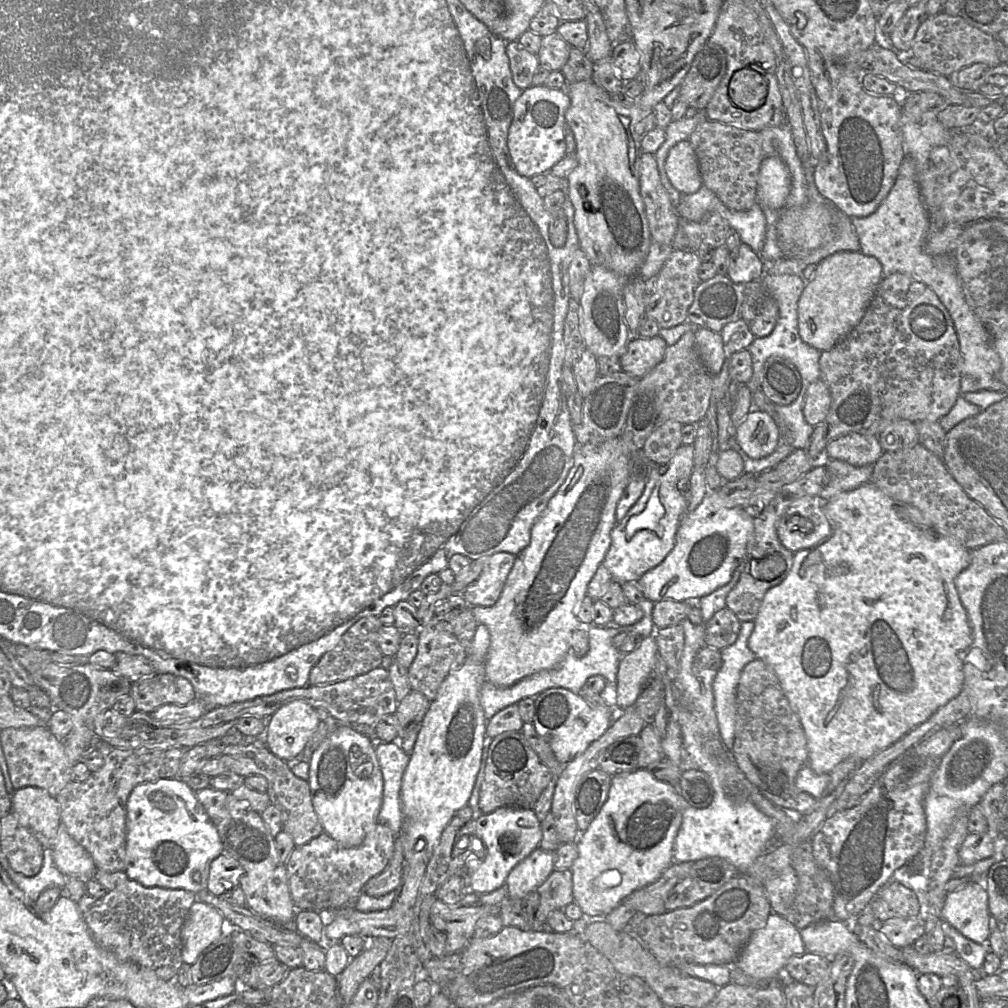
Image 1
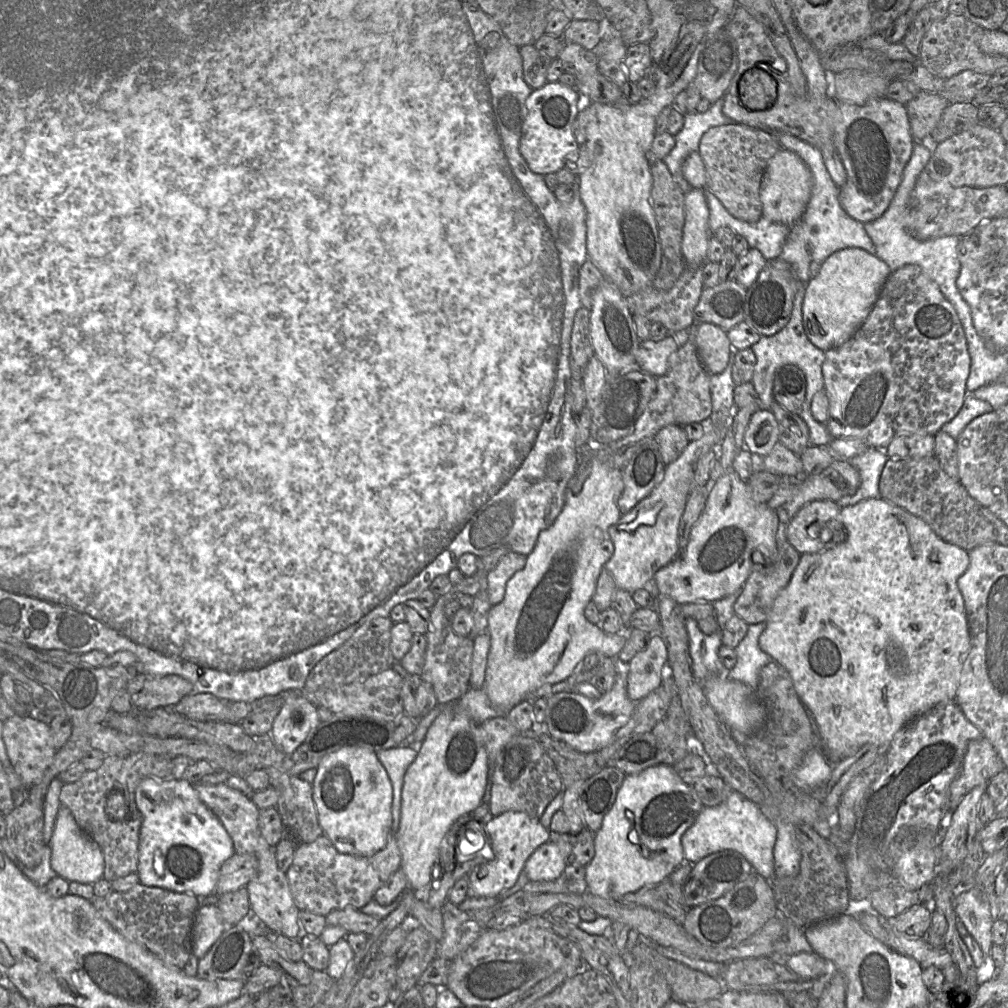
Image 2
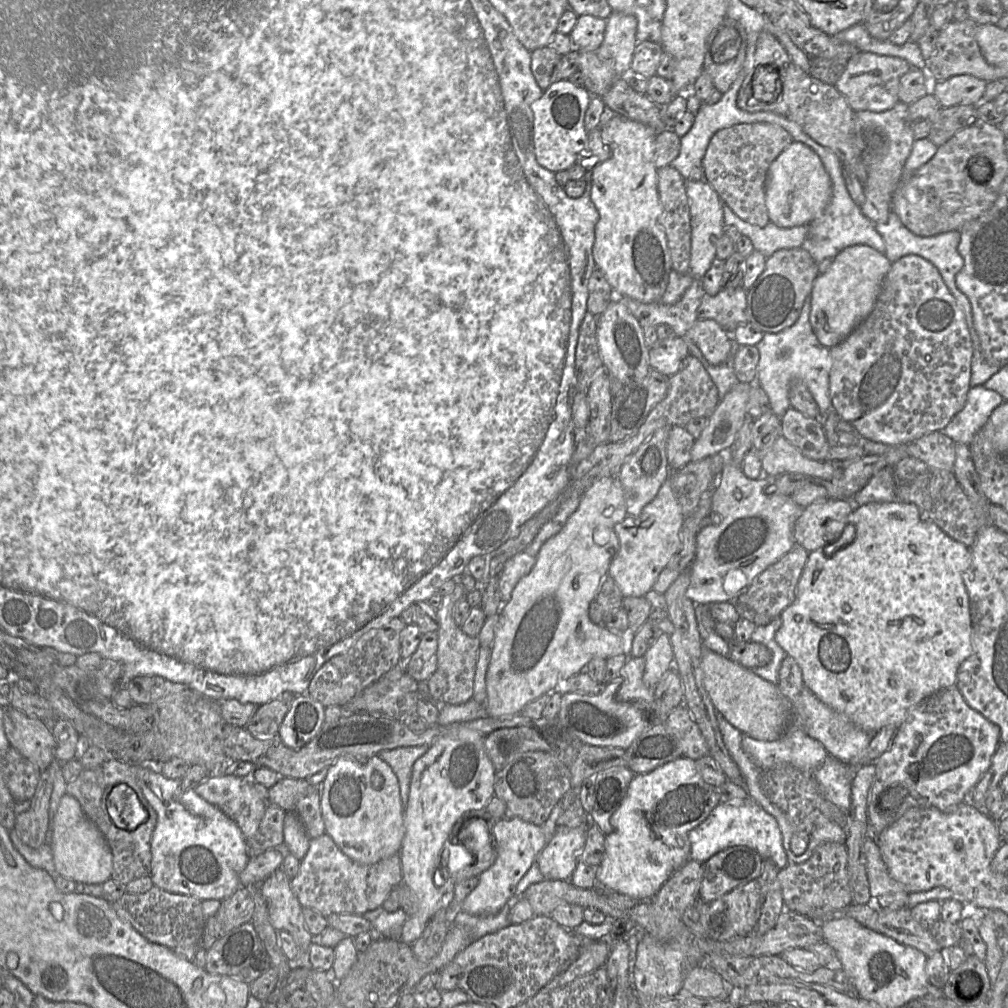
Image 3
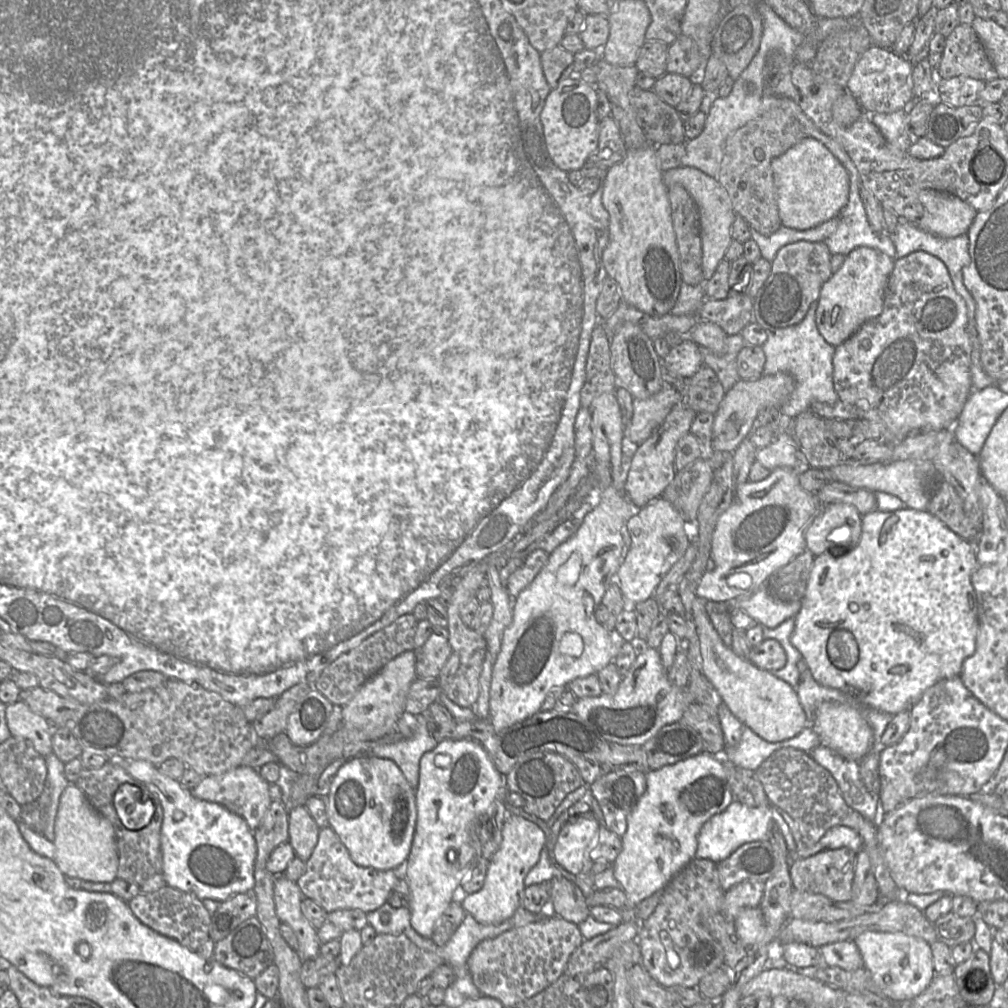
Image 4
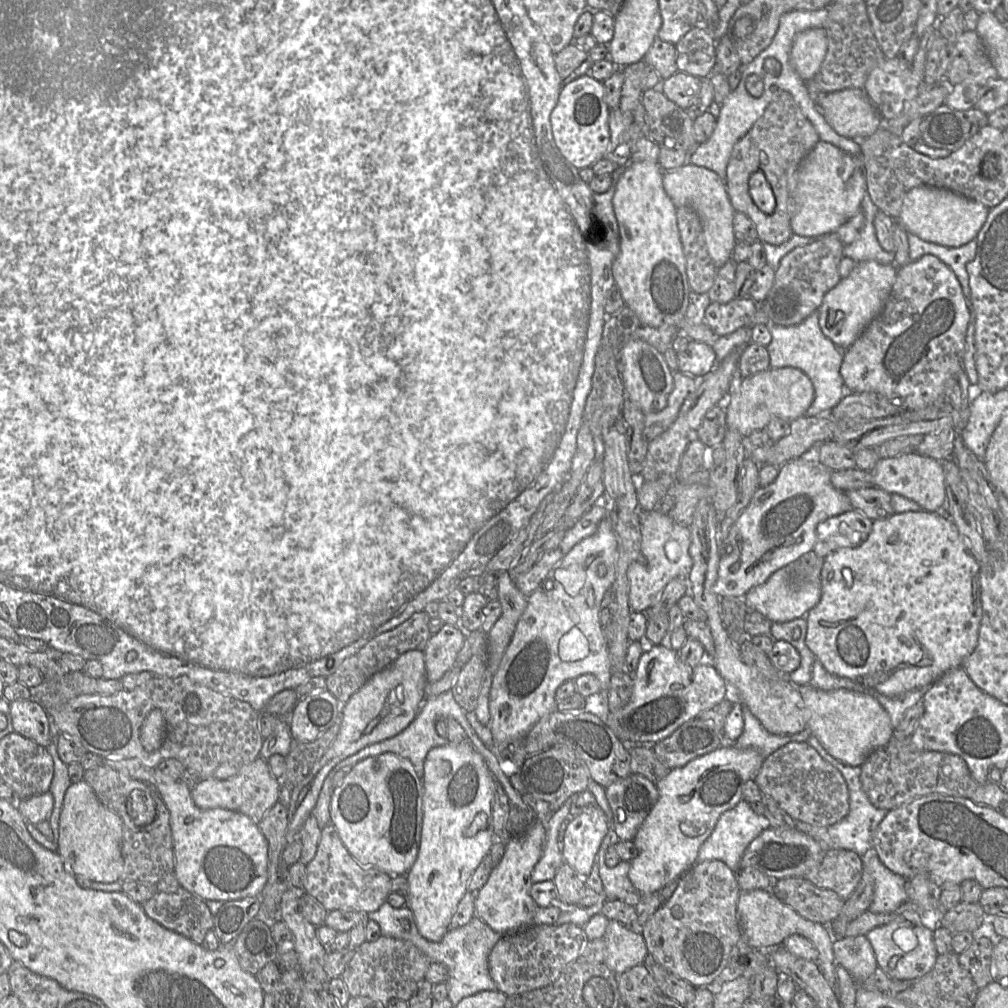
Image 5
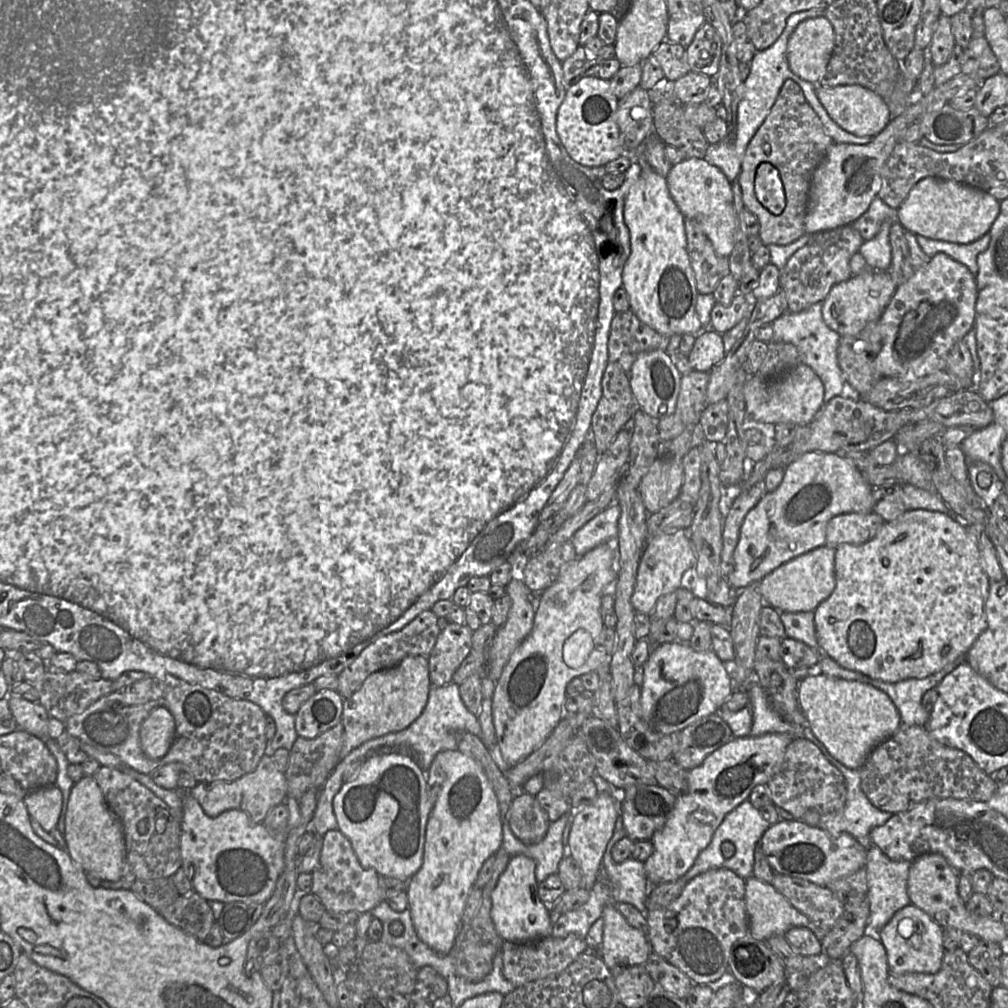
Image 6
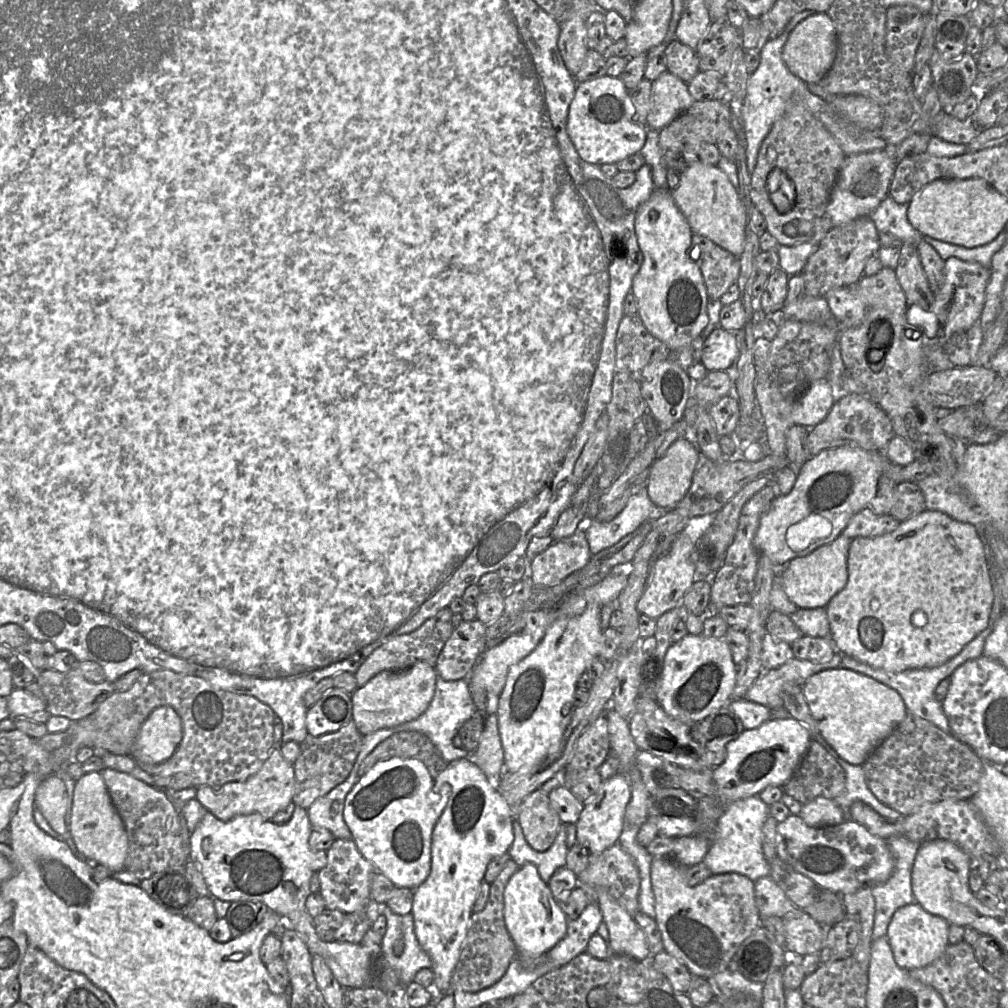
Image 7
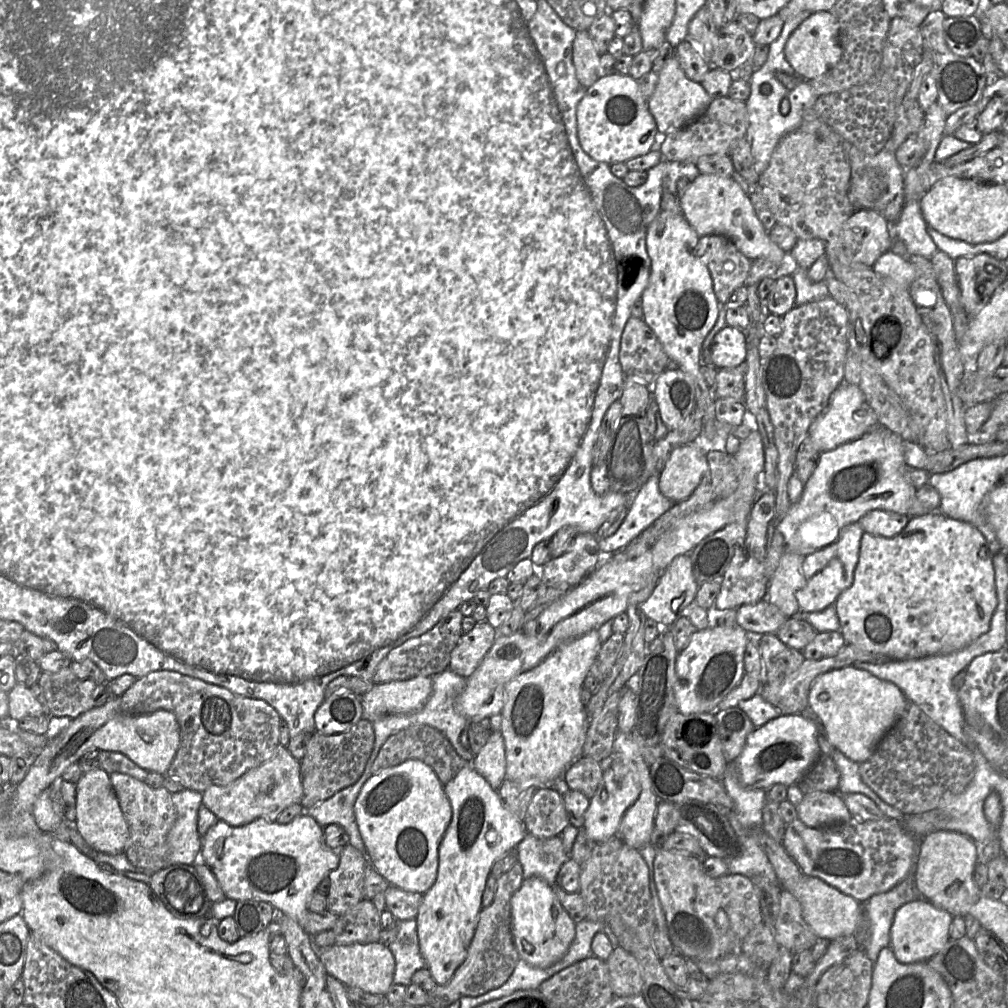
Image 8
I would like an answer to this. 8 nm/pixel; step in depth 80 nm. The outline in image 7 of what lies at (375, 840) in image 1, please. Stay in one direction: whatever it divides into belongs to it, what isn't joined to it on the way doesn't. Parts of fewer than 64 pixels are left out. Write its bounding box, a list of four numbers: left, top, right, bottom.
[316,839,376,914]

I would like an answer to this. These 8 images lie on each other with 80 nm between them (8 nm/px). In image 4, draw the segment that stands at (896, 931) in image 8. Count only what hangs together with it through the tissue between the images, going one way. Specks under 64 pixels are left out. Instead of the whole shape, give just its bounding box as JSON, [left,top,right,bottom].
[854,932,935,1001]

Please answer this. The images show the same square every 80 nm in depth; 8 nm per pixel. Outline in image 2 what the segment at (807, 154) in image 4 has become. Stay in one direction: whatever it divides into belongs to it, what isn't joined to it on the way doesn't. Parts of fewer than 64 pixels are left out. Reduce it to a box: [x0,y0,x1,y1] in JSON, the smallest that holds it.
[760,148,812,226]

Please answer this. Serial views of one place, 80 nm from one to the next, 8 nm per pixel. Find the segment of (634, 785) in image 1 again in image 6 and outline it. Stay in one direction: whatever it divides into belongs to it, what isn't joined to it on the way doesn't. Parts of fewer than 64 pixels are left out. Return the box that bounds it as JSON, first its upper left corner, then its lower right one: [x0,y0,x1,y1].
[644,733,794,886]

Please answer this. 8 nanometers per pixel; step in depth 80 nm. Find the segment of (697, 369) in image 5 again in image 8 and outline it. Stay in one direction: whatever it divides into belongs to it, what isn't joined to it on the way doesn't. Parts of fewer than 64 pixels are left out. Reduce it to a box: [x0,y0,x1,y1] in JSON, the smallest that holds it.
[711,326,747,369]

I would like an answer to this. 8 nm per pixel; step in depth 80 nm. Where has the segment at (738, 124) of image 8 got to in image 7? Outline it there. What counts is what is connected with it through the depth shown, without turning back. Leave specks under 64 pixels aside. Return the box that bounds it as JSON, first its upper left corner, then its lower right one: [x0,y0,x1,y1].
[659,99,730,154]

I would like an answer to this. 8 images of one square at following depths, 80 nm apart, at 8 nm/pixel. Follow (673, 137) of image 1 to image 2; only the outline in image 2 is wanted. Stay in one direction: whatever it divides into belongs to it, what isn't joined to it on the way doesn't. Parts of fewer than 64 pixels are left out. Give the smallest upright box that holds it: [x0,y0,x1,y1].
[663,98,736,194]

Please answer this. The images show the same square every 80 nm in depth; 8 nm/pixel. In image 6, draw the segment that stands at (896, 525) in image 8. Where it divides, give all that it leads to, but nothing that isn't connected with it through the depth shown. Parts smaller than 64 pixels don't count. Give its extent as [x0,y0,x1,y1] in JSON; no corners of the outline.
[825,512,884,549]

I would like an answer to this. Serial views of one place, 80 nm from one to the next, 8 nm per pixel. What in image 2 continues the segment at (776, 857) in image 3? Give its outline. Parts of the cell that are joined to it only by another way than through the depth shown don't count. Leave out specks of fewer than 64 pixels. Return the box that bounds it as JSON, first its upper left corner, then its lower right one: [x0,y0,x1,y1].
[681,789,776,880]

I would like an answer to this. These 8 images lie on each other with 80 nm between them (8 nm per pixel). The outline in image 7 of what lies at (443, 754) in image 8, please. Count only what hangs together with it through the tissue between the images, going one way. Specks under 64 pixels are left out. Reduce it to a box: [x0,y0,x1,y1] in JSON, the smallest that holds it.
[358,731,448,779]

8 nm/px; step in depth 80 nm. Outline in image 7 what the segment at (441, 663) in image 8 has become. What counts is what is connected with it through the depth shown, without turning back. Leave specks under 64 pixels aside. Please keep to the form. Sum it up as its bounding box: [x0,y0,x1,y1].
[354,608,454,687]

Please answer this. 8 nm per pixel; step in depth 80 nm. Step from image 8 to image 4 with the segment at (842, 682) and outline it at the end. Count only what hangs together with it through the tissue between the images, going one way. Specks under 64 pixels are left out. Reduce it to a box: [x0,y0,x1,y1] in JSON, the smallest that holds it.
[809,702,873,761]

